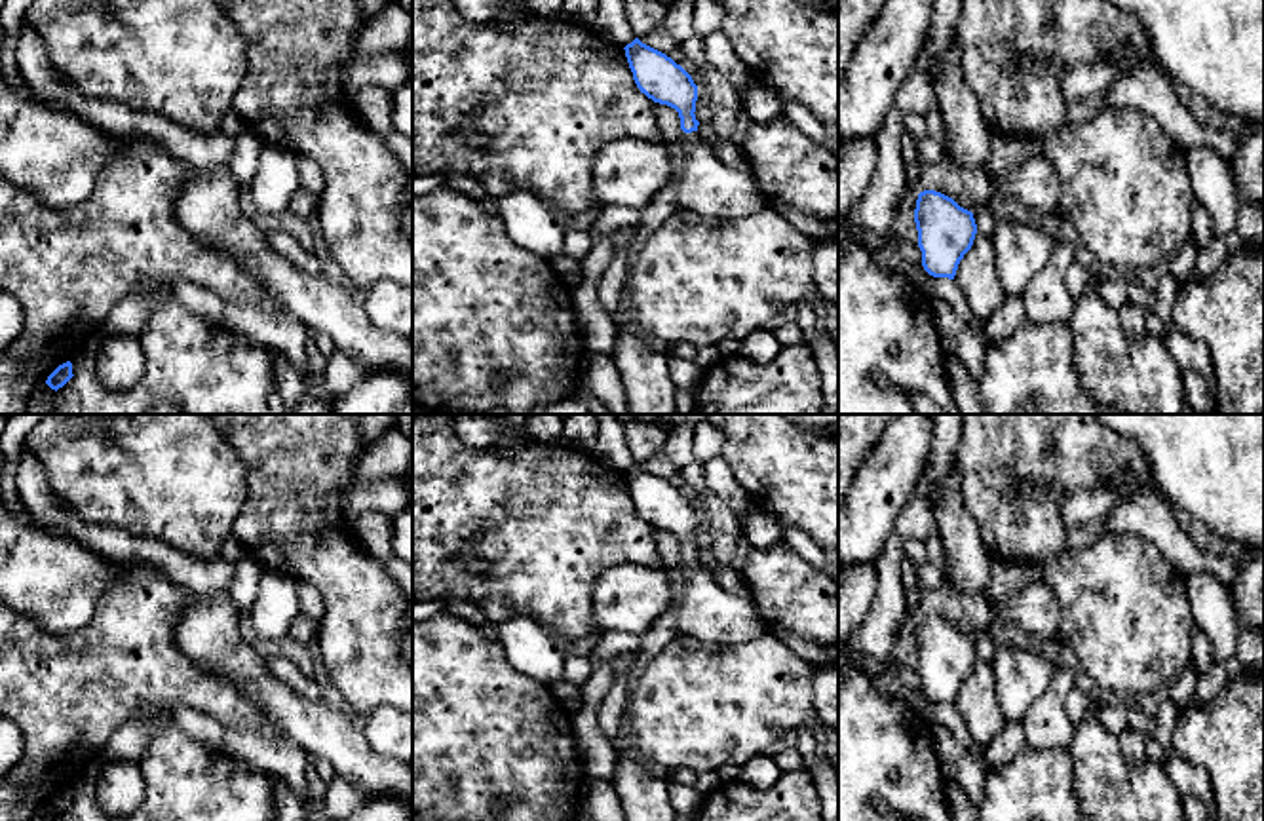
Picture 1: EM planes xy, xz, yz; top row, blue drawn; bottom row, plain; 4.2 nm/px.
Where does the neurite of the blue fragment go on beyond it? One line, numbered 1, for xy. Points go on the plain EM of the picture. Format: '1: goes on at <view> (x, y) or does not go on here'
1: does not go on here

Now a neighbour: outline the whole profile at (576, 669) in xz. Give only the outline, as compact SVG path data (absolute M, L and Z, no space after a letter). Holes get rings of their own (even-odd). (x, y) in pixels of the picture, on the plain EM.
M566 658L563 678L574 686L584 686L589 680L593 669L595 667L591 665L589 658Z

